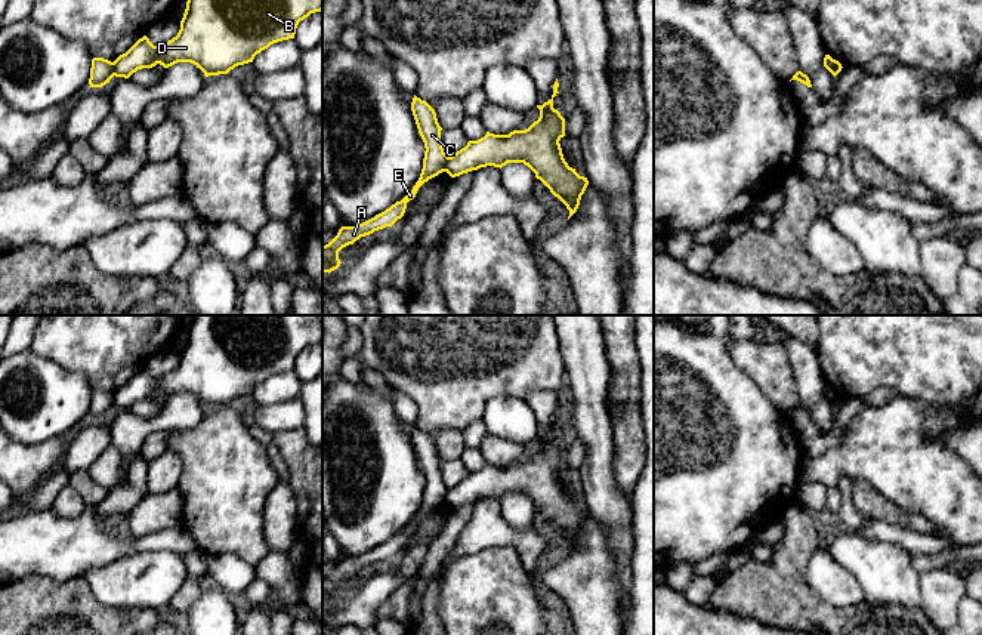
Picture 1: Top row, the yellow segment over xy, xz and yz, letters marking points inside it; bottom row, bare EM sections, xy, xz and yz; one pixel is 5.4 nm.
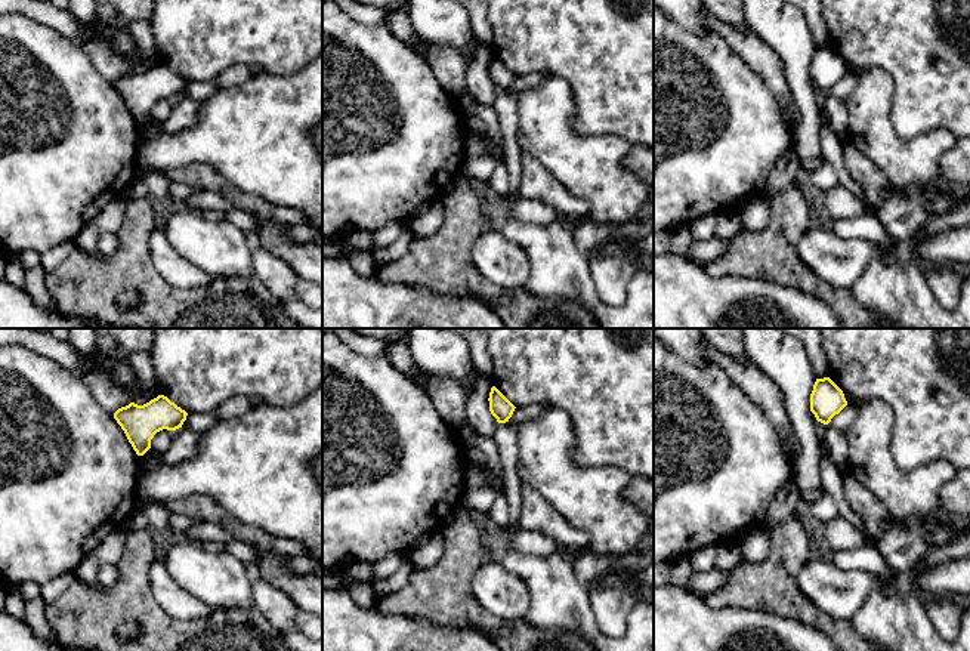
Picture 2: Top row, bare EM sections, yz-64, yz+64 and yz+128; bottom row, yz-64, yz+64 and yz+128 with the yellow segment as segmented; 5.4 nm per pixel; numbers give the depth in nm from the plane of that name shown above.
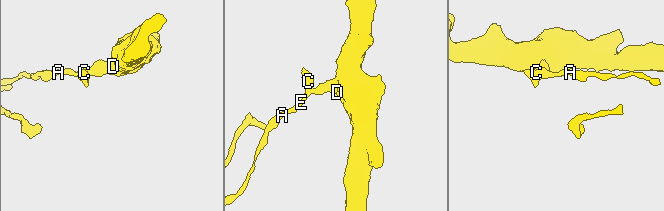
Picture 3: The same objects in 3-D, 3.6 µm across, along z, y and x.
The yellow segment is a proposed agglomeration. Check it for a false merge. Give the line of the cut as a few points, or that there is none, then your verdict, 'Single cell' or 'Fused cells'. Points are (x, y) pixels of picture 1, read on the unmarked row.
Split along xz (448, 489), (442, 502). Fused cells

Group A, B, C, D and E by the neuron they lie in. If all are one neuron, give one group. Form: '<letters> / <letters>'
A C E / B D

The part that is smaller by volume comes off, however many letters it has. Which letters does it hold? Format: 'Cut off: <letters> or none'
Cut off: A, C, E

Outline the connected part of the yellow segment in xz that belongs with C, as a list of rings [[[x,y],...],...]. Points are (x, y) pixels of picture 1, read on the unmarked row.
[[[414,426],[411,443],[426,480],[419,512],[401,533],[396,533],[385,543],[359,557],[342,558],[337,567],[328,576],[322,577],[322,604],[330,605],[340,598],[339,583],[343,579],[353,576],[361,568],[370,567],[374,562],[392,558],[404,548],[407,534],[416,528],[419,520],[445,502],[448,487],[444,484],[441,475],[442,459],[438,454],[435,441]]]

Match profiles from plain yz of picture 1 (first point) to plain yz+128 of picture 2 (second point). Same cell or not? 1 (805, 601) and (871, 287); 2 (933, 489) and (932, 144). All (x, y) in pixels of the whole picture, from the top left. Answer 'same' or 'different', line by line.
1: different
2: same

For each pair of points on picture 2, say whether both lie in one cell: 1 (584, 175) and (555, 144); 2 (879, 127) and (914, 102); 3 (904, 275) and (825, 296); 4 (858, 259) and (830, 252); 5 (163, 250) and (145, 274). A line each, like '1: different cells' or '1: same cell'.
1: same cell
2: different cells
3: different cells
4: same cell
5: different cells

